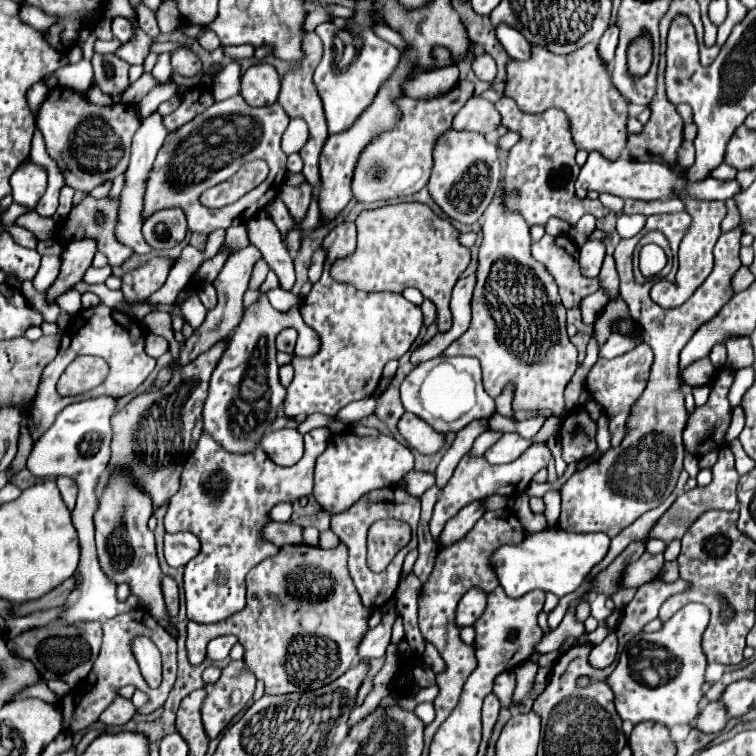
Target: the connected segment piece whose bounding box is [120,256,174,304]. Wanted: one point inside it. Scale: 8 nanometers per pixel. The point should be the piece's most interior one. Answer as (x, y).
(137, 285)

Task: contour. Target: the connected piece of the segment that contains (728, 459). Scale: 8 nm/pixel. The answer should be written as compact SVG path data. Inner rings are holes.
M724 446L720 450L720 456L718 456L718 462L716 462L716 470L714 470L714 478L708 486L700 488L692 488L688 492L684 492L682 496L676 498L676 502L672 504L672 508L658 520L656 528L652 530L652 536L650 538L660 538L664 540L666 544L672 542L672 540L680 540L684 536L684 532L690 528L692 520L696 520L696 516L700 516L702 512L706 510L714 510L714 508L720 508L720 510L734 510L736 504L738 504L738 496L736 496L736 486L738 486L738 472L734 468L734 456L730 452L728 446Z

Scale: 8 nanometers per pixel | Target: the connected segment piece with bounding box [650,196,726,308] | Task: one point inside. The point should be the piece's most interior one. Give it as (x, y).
(695, 252)

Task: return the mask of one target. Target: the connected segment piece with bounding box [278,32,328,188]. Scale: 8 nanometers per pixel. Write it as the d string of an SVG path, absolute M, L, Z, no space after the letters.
M308 32L304 36L304 42L302 42L302 50L304 50L304 56L302 60L298 62L298 68L294 70L288 70L284 76L282 76L282 86L280 86L280 96L278 96L278 104L288 112L290 118L304 118L308 128L310 128L310 136L308 136L308 142L304 144L304 148L300 150L300 156L302 156L302 162L304 162L304 168L302 168L302 174L304 178L314 186L318 188L320 186L320 176L318 176L318 158L320 158L320 152L322 152L322 146L324 142L328 140L328 130L326 130L326 120L324 120L324 110L322 110L322 100L316 92L316 86L312 82L312 74L322 58L322 40L318 38L316 32Z

